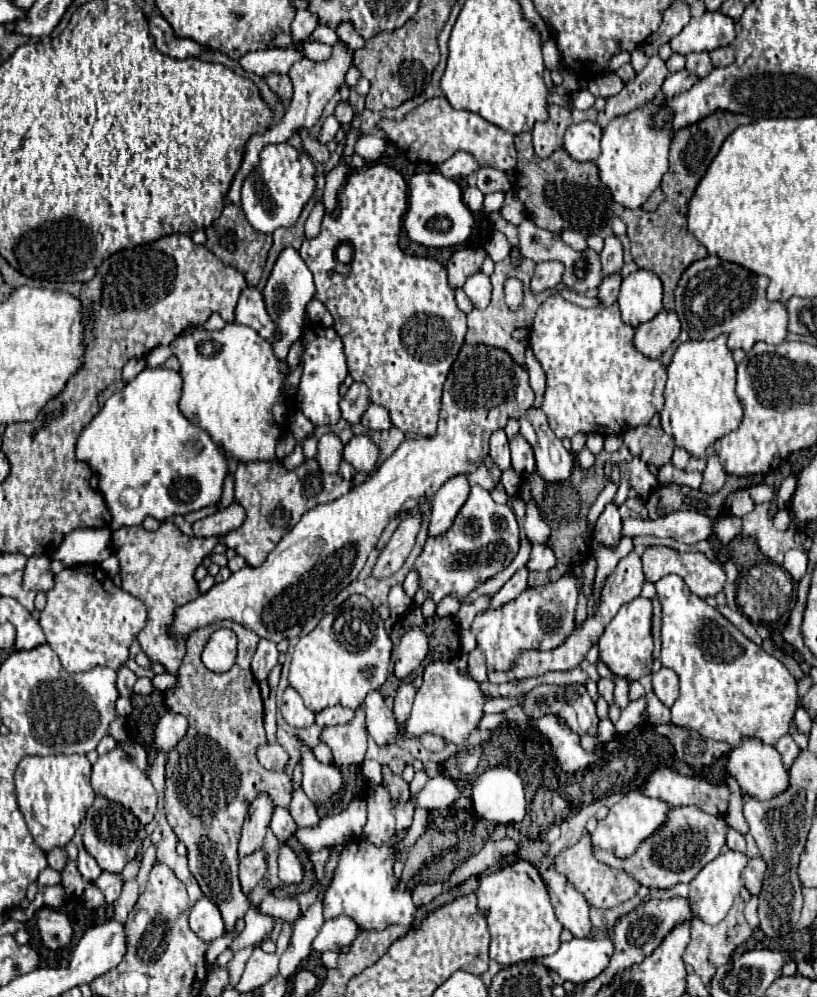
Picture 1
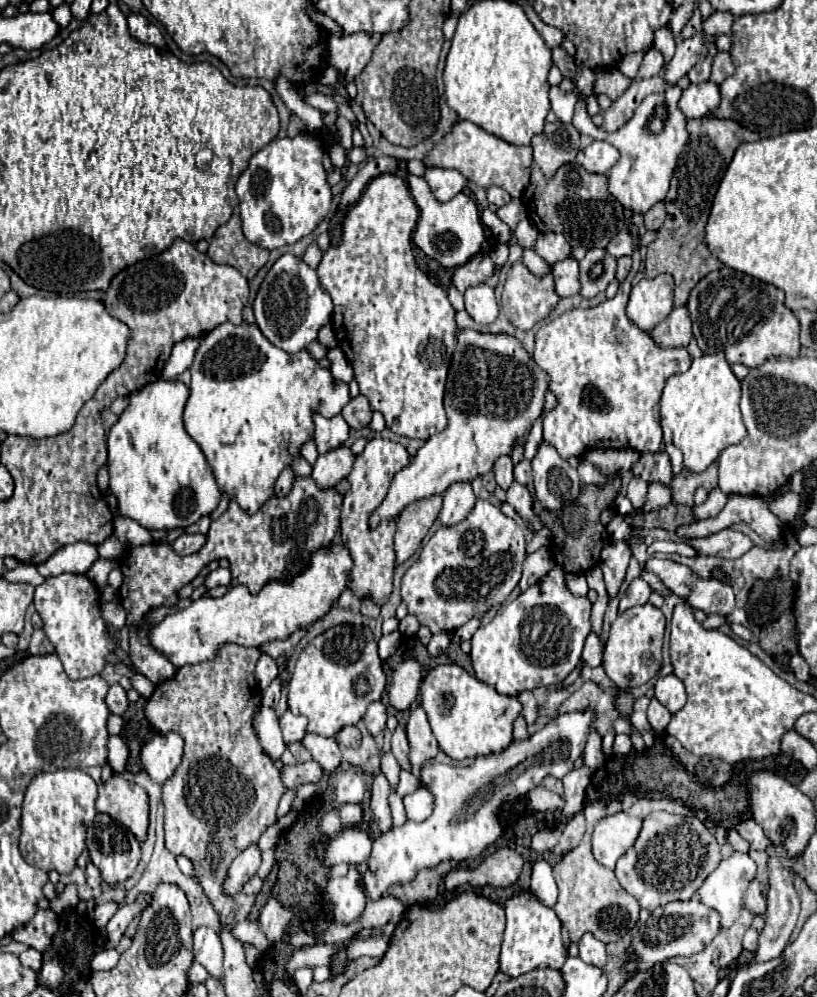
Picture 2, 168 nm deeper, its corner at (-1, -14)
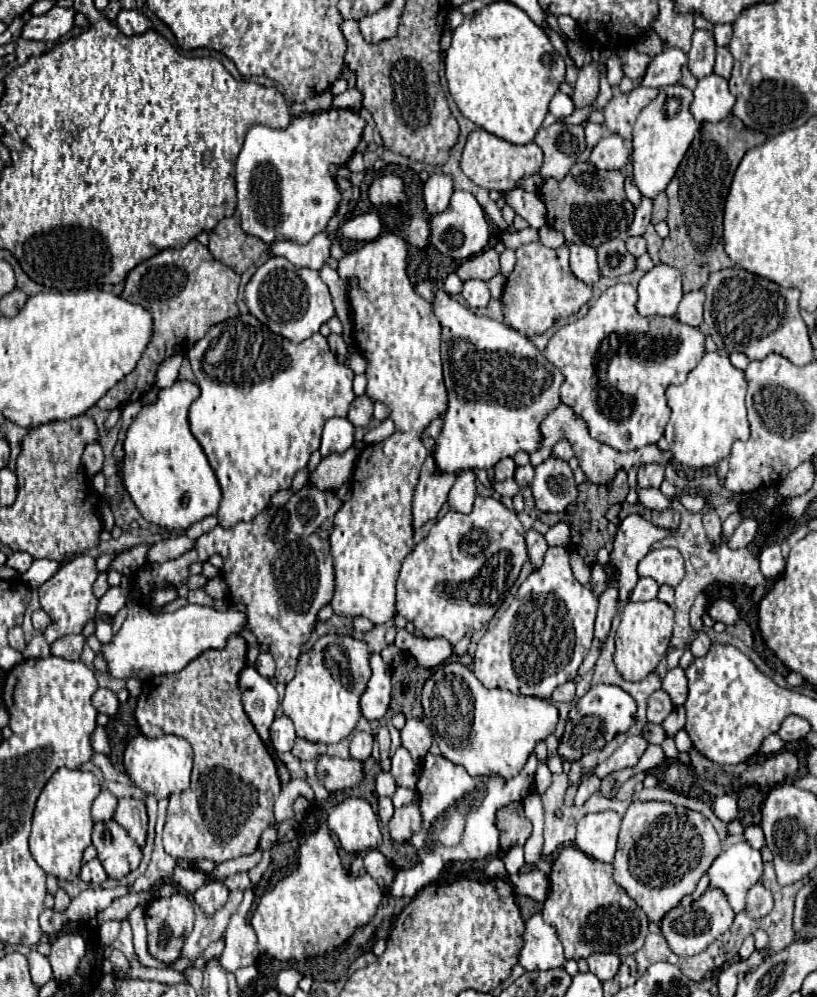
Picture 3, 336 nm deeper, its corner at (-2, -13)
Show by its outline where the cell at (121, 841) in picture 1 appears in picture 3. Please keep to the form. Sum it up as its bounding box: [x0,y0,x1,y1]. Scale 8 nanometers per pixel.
[93,819,141,879]

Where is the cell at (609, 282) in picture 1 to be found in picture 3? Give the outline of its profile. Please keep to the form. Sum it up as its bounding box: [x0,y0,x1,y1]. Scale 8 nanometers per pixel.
[625,237,645,257]

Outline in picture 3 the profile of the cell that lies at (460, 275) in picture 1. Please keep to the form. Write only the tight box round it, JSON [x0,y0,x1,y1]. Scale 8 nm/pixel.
[457,249,499,281]

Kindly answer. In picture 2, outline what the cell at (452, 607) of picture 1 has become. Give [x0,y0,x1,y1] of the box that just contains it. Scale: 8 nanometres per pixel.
[428,632,450,656]

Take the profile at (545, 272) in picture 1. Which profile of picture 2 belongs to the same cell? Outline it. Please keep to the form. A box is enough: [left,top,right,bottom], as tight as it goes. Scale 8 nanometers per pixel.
[554,256,580,298]

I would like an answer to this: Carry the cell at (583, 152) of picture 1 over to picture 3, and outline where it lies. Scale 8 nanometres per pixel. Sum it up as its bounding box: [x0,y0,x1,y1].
[589,135,629,169]

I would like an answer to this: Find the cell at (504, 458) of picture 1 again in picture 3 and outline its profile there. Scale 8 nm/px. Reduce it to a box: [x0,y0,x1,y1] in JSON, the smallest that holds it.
[495,457,515,481]

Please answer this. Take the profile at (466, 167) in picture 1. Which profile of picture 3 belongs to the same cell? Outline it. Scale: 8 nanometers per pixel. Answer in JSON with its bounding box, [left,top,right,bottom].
[423,173,453,213]

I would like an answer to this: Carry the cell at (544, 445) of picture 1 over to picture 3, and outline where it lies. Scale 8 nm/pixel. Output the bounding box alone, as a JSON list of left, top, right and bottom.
[531,457,577,513]

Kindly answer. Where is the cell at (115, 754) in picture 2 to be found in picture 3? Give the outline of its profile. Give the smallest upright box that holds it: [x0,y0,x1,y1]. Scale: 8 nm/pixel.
[91,727,111,755]

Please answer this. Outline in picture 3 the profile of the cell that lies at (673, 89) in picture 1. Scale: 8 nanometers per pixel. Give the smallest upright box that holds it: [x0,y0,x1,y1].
[691,75,735,123]

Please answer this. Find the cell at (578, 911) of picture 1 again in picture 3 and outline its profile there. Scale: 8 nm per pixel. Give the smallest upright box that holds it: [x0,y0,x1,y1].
[587,953,619,981]

